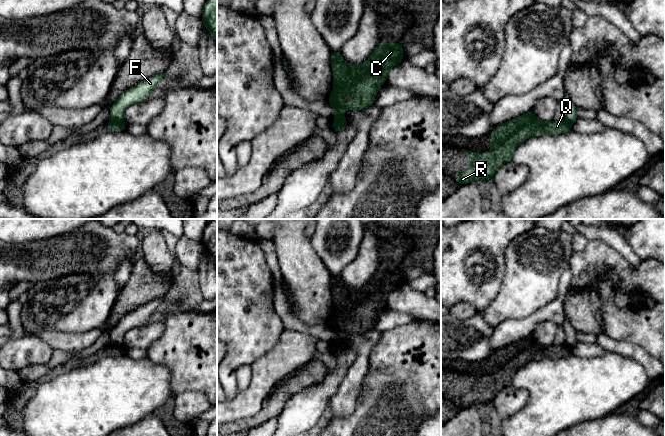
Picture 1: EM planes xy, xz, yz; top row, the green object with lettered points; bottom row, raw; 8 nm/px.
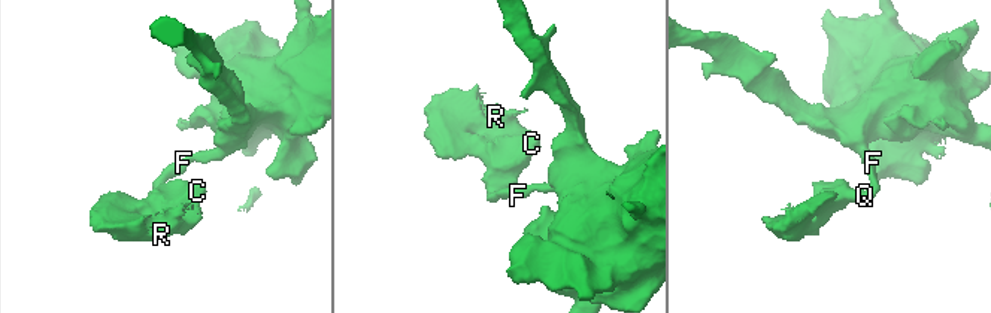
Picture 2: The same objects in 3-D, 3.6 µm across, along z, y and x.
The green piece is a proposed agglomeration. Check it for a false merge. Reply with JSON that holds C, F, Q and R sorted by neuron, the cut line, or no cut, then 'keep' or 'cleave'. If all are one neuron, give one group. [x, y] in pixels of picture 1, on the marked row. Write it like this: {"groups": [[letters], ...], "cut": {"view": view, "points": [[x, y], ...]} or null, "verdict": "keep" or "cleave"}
{"groups": [["C", "Q", "R"], ["F"]], "cut": {"view": "xz", "points": [[346, 121], [334, 124]]}, "verdict": "cleave"}

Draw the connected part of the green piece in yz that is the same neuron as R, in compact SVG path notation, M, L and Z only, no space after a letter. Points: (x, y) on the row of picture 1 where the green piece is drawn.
M533 111L507 121L499 127L493 127L490 134L490 144L493 149L483 154L461 149L470 158L468 167L459 173L454 173L454 179L460 184L474 182L477 179L491 180L503 164L511 160L516 147L532 136L546 134L560 134L571 130L572 124L568 121L543 122L536 117Z

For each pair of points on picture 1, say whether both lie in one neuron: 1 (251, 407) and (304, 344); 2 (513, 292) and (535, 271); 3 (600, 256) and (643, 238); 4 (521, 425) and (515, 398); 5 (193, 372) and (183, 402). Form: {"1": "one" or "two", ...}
{"1": "one", "2": "one", "3": "two", "4": "two", "5": "two"}

